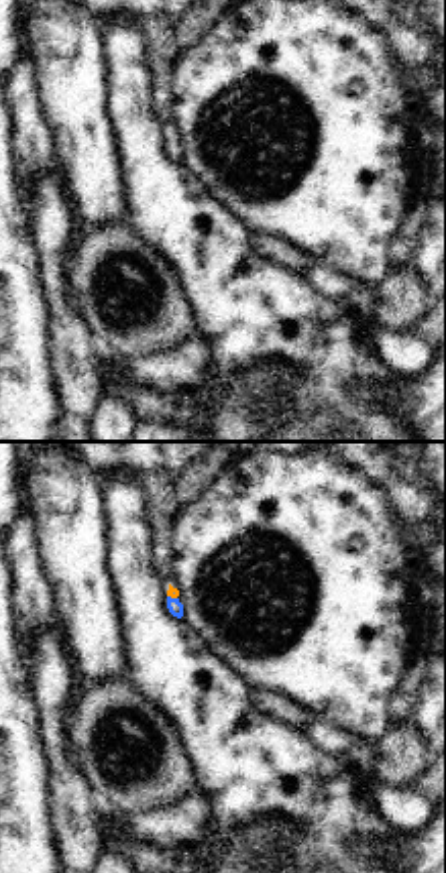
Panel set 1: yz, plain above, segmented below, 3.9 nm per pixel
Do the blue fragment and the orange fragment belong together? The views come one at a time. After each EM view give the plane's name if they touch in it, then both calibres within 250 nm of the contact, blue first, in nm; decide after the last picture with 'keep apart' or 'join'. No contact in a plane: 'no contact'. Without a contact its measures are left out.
meets blue in yz; 60 nm thick on the blue side, 50 nm on the other

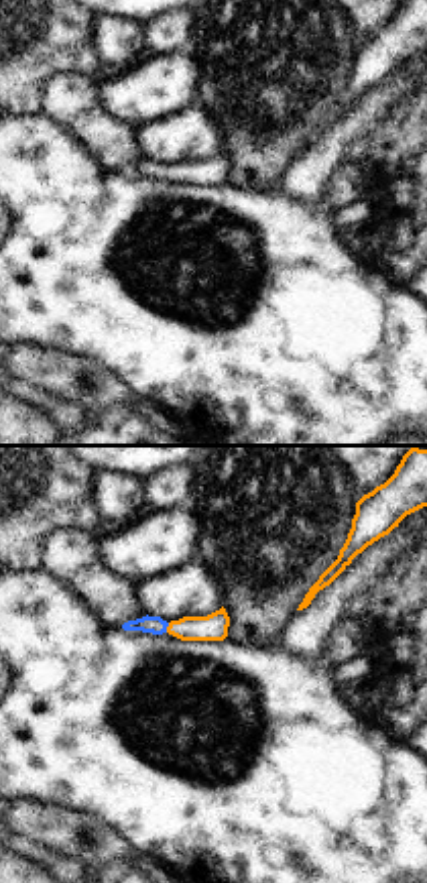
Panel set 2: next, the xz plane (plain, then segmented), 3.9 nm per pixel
meets blue in xz; 70 nm thick on the blue side, 110 nm on the other

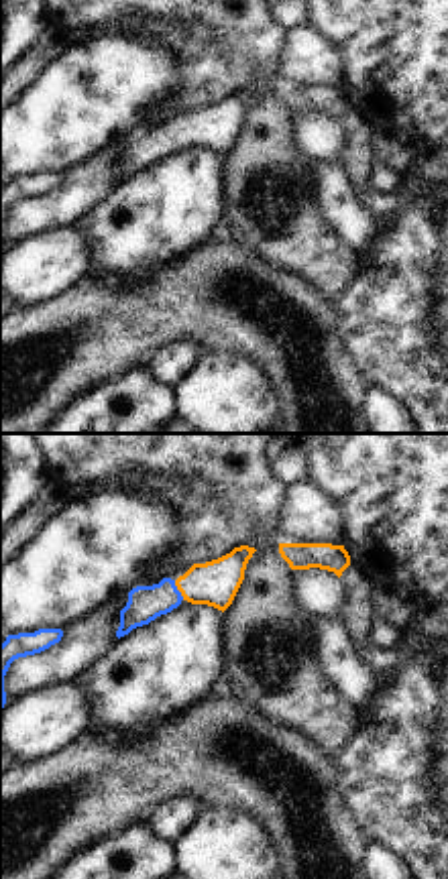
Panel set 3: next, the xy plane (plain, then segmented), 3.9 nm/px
meets blue in xy; 140 nm thick on the blue side, 180 nm on the other

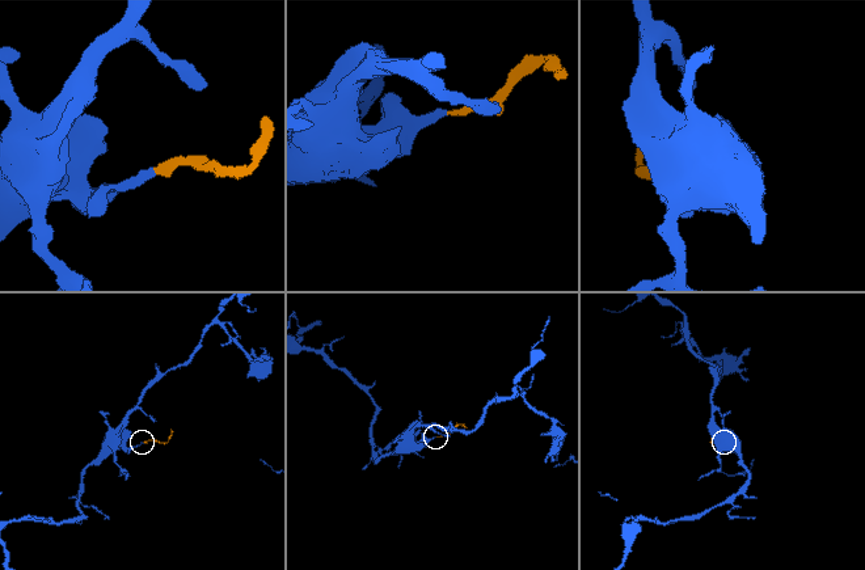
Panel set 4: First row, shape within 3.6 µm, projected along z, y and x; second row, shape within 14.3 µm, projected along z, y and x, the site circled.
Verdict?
join

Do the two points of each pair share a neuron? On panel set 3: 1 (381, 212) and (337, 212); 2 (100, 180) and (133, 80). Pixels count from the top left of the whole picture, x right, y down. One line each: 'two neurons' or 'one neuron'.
1: two neurons
2: two neurons

